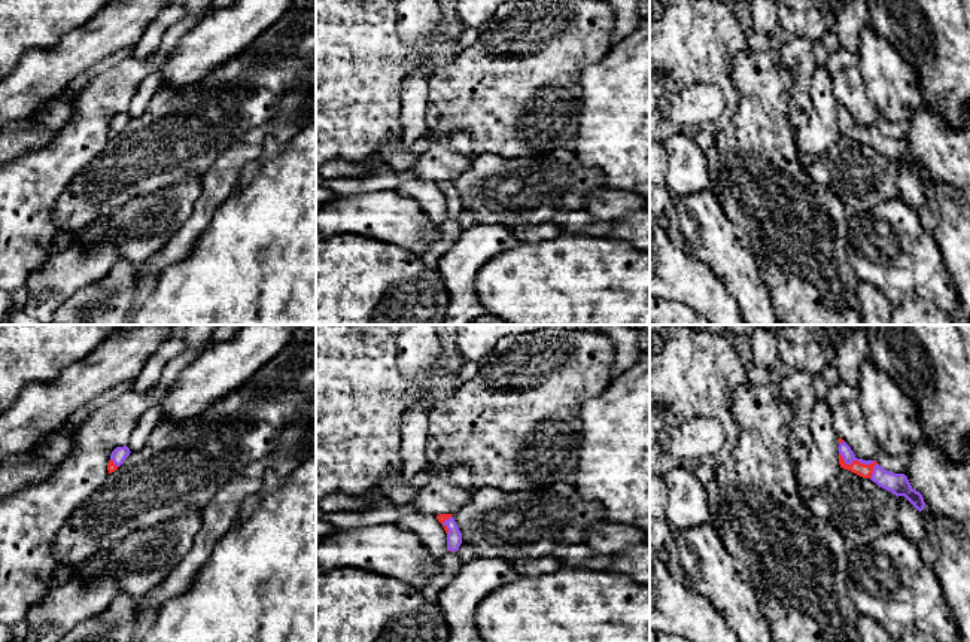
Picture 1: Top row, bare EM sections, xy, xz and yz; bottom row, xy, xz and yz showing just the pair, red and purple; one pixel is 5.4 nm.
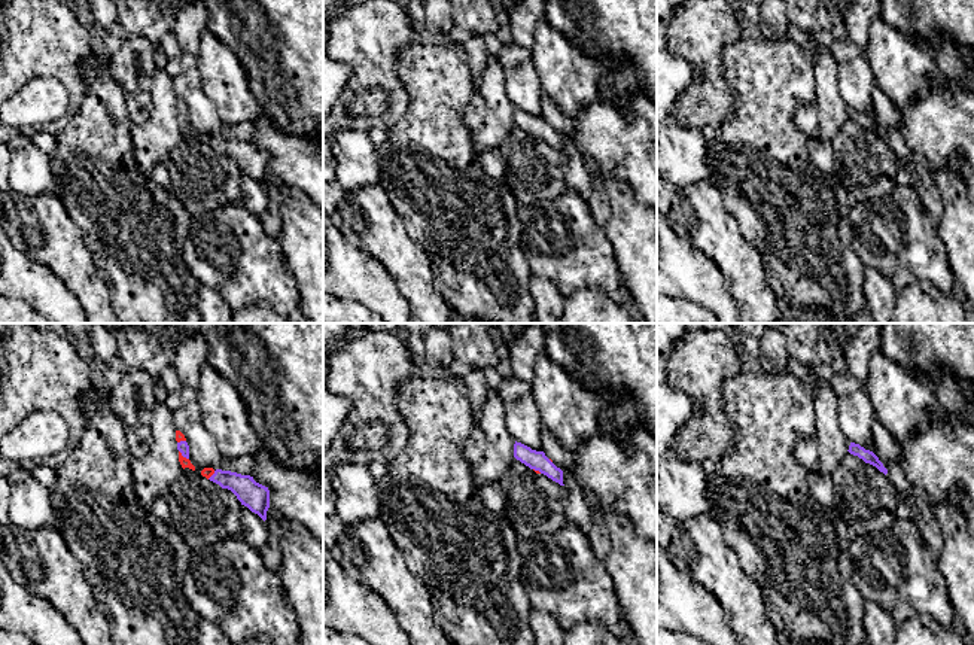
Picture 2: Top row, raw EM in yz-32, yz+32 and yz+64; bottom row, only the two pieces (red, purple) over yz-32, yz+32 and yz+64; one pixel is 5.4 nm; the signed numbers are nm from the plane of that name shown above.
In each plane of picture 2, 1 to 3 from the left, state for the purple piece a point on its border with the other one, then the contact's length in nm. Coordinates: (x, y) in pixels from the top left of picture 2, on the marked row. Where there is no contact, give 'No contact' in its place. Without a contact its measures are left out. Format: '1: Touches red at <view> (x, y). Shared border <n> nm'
1: Touches red at yz-32 (182, 456). Shared border 80 nm
2: Touches red at yz+32 (538, 471). Shared border 50 nm
3: No contact

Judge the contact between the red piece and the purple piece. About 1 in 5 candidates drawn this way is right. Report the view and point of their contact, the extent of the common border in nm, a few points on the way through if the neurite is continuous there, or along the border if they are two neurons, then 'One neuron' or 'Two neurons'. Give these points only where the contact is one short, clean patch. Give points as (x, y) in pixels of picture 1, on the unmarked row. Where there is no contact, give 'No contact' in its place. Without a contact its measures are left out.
Touches red at yz (861, 130). Shared border 220 nm. Path across: yz (861, 136), (861, 130), (854, 127), (845, 116). One neuron

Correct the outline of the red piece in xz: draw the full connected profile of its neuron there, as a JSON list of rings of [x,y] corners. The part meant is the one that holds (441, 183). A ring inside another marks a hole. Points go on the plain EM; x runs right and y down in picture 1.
[[[440,180],[437,182],[438,188],[443,191],[447,200],[447,217],[457,217],[462,210],[462,200],[451,183],[453,180]]]

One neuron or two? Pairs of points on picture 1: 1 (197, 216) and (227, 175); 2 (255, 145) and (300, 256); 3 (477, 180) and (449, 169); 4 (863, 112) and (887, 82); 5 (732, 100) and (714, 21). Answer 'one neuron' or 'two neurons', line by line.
1: one neuron
2: two neurons
3: two neurons
4: two neurons
5: one neuron

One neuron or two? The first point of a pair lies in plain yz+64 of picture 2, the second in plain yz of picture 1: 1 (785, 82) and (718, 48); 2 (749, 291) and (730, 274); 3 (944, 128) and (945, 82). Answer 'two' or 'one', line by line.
1: two
2: one
3: two

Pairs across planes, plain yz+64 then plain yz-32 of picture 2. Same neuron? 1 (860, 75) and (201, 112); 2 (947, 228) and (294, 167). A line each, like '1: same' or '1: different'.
1: same
2: different

